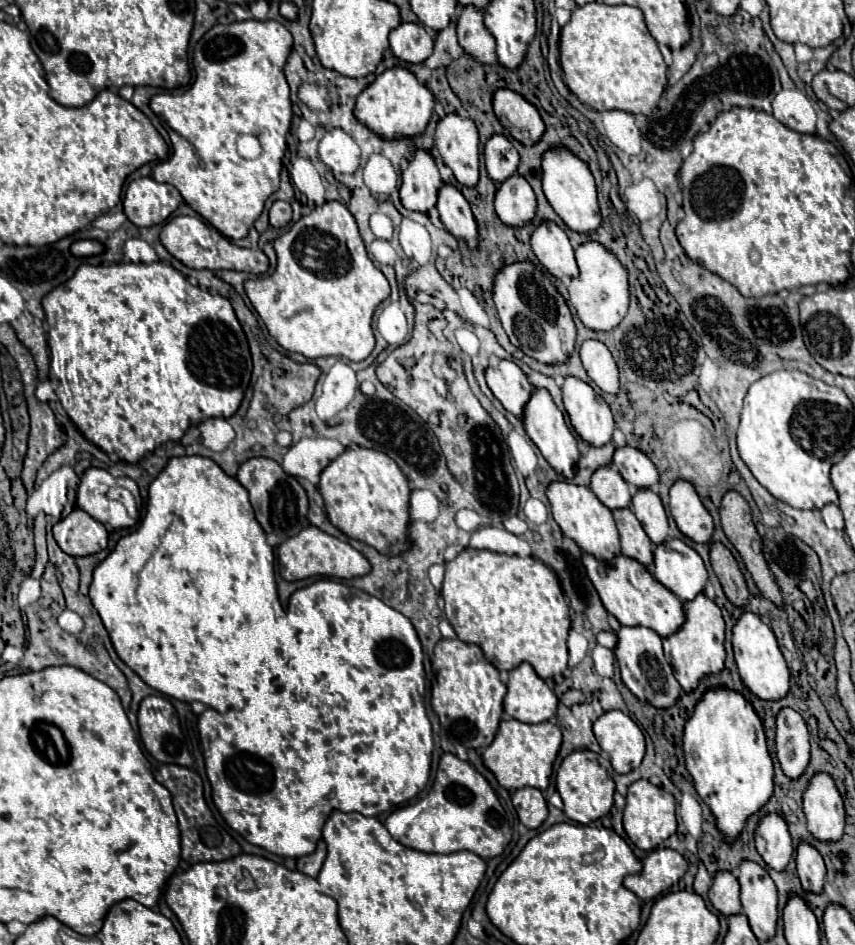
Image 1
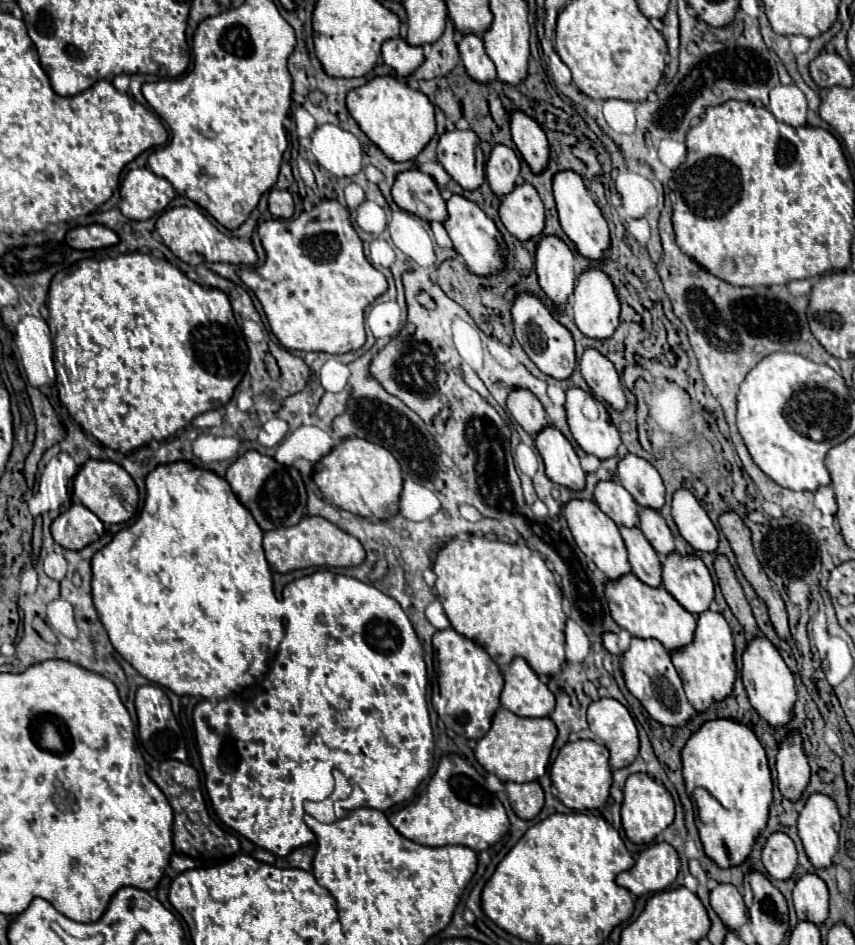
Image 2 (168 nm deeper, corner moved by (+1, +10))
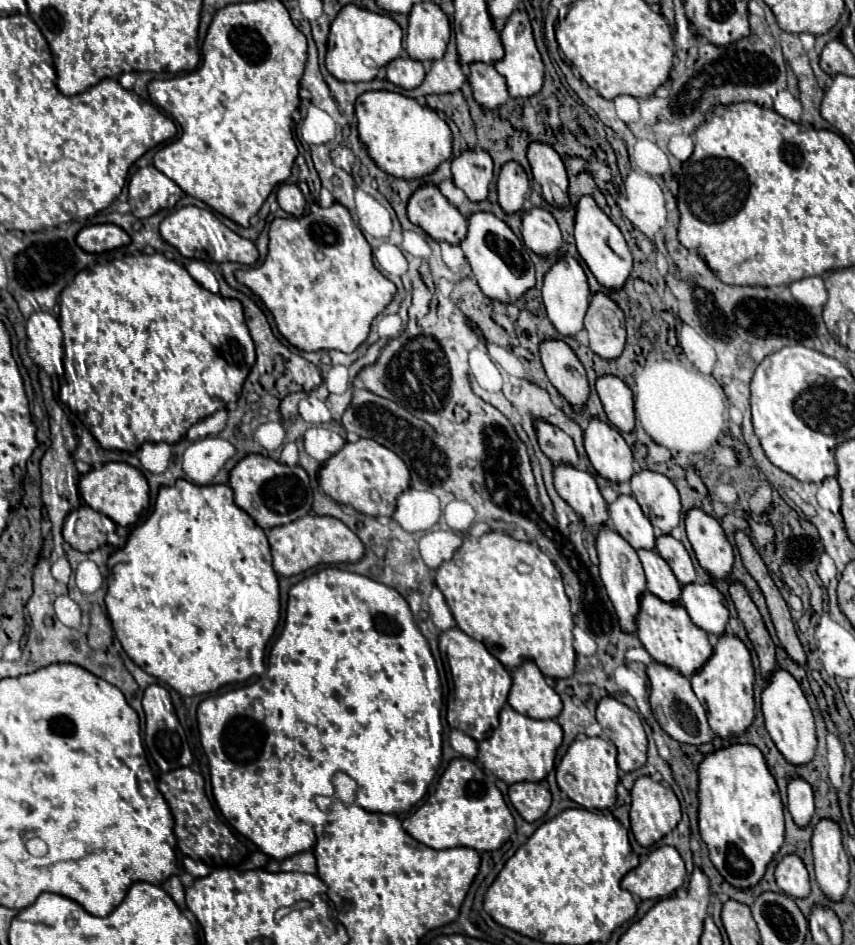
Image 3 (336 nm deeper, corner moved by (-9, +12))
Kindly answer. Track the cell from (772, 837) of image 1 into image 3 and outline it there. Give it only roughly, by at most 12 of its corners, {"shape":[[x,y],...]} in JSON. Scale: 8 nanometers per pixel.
{"shape":[[796,854],[776,866],[776,884],[790,898],[810,894],[808,870]]}

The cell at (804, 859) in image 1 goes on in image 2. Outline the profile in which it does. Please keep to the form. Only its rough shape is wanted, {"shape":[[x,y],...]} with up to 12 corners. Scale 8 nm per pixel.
{"shape":[[802,874],[792,898],[800,920],[828,918],[828,888],[818,874]]}

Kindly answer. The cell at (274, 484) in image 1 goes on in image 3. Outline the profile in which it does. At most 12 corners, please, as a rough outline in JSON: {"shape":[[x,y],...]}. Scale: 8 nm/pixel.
{"shape":[[262,454],[230,472],[236,506],[262,530],[312,508],[308,474]]}

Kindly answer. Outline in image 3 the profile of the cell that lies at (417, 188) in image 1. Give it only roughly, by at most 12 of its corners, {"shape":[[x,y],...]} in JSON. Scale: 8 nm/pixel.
{"shape":[[426,184],[408,218],[436,242],[460,244],[466,218]]}

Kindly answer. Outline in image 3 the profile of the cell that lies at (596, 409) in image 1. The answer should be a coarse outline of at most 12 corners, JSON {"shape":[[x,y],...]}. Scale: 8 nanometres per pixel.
{"shape":[[602,420],[584,430],[586,454],[608,482],[628,482],[634,458]]}

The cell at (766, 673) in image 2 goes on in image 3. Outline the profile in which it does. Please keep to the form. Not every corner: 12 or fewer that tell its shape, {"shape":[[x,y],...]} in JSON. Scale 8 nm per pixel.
{"shape":[[778,668],[762,692],[764,724],[792,766],[814,758],[814,716]]}

